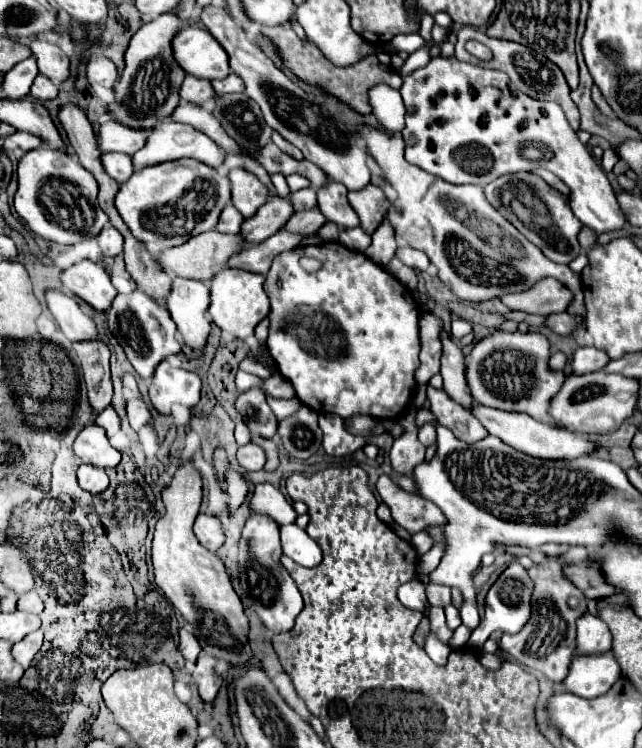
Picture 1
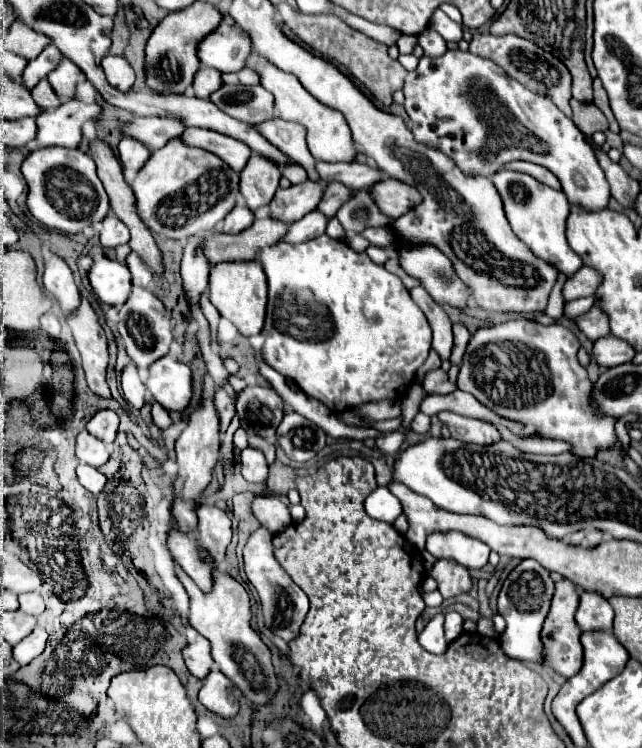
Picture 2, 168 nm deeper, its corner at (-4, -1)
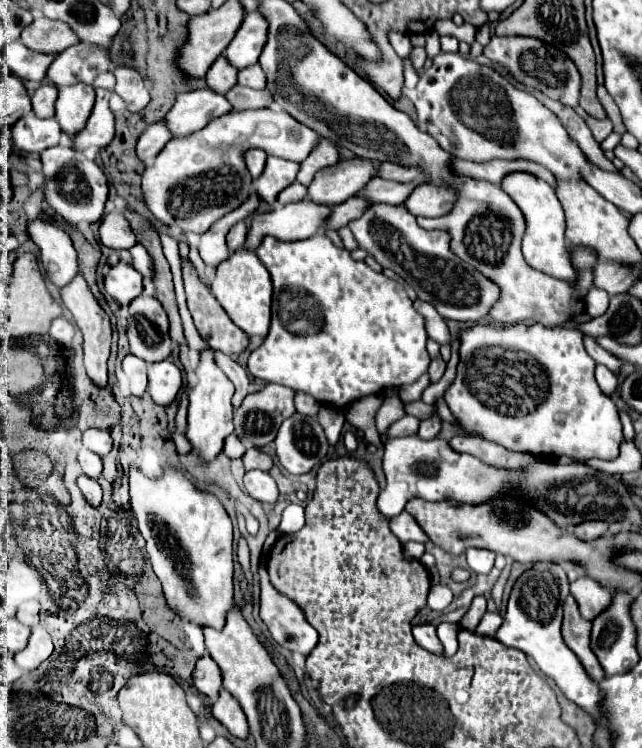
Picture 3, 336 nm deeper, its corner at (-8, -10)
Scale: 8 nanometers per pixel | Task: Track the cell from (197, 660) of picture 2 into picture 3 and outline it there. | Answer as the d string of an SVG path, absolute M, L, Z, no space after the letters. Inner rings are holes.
M203 655L197 661L195 671L193 671L193 681L195 681L195 687L201 693L211 697L213 701L217 699L219 689L221 689L221 671L219 671L217 663L209 655Z

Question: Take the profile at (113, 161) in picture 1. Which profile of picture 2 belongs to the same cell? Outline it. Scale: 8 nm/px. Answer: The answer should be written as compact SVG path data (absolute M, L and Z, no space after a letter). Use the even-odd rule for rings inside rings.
M123 138L119 144L119 158L127 174L135 174L139 168L143 168L149 156L151 152L147 146L143 146L143 142L135 142L135 138Z

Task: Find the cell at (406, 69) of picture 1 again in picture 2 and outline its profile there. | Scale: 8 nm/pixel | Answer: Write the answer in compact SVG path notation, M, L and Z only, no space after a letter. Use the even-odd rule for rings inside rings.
M427 28L419 34L419 46L425 50L425 56L441 56L447 52L447 42L433 28Z

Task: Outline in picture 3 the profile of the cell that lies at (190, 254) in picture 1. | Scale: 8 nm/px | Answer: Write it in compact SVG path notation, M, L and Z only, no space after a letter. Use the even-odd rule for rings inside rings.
M297 201L275 207L269 213L255 215L243 249L255 251L263 237L271 235L279 241L301 241L317 233L329 215L329 207L315 207L311 201Z

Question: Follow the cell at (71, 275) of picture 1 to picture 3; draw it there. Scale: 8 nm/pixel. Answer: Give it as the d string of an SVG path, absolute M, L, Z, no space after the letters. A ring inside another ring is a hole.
M119 263L105 275L105 291L123 307L127 307L141 291L141 275L127 263Z

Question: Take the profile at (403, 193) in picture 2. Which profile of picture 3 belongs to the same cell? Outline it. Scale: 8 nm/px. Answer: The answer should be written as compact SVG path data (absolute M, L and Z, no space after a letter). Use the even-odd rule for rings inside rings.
M423 183L411 191L403 207L415 217L439 217L451 211L453 201L455 201L455 193L451 189Z

